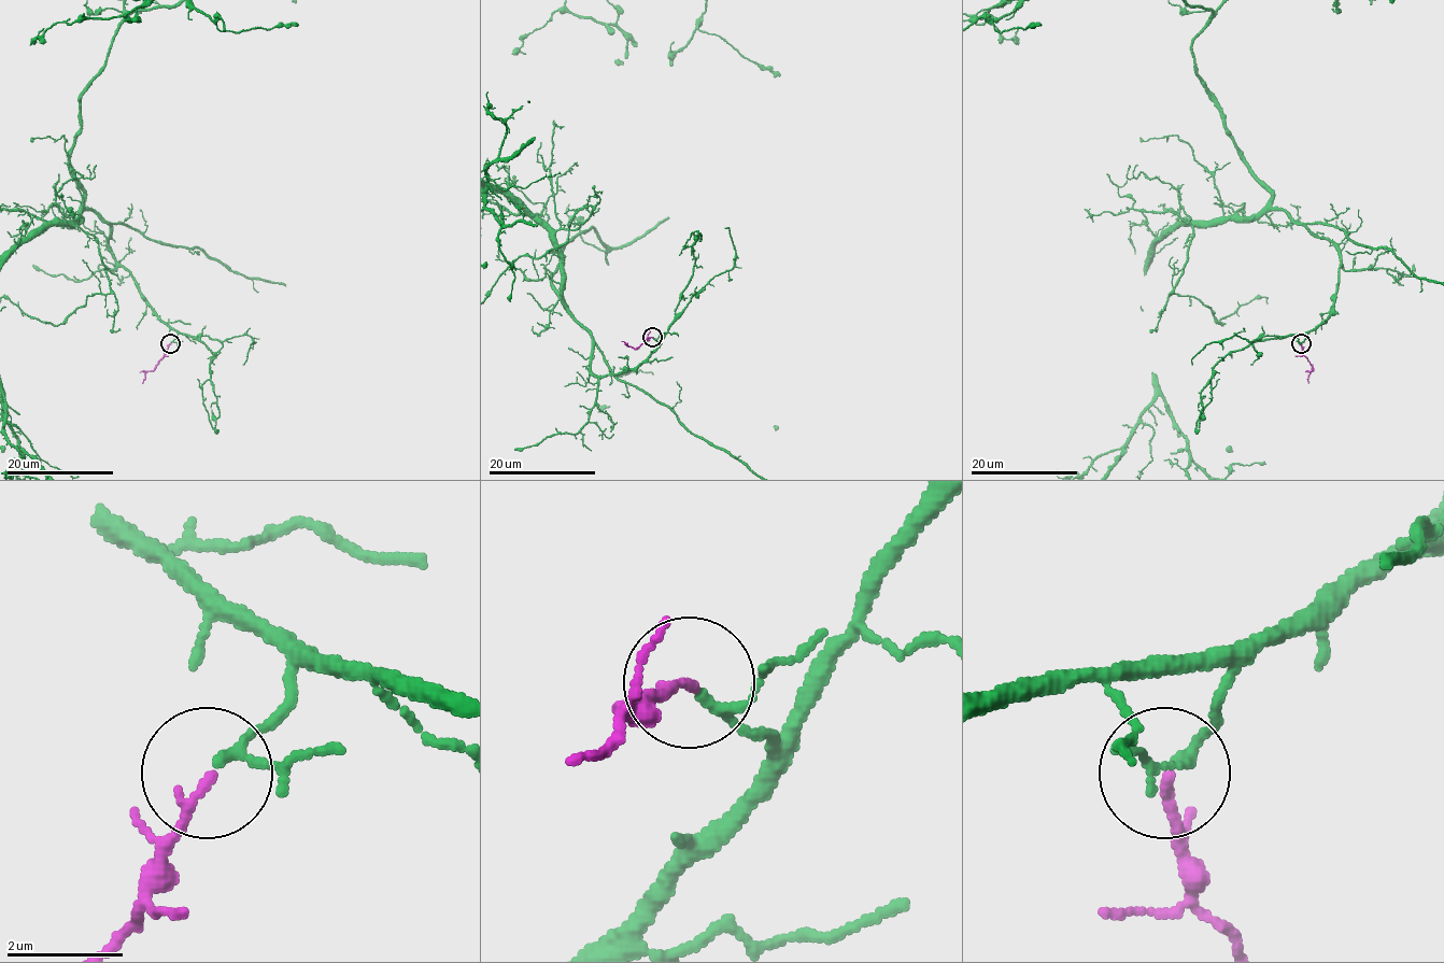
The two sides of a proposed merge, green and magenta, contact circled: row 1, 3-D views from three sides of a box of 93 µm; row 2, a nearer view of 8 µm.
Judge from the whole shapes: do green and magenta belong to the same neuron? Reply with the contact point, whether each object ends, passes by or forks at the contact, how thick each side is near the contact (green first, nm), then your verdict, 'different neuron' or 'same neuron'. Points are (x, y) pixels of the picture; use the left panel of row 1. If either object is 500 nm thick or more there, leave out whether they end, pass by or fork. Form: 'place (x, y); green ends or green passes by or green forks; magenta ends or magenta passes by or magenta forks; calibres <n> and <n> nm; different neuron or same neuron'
place (170, 343); green passes by; magenta ends; calibres 140 and 170 nm; same neuron

